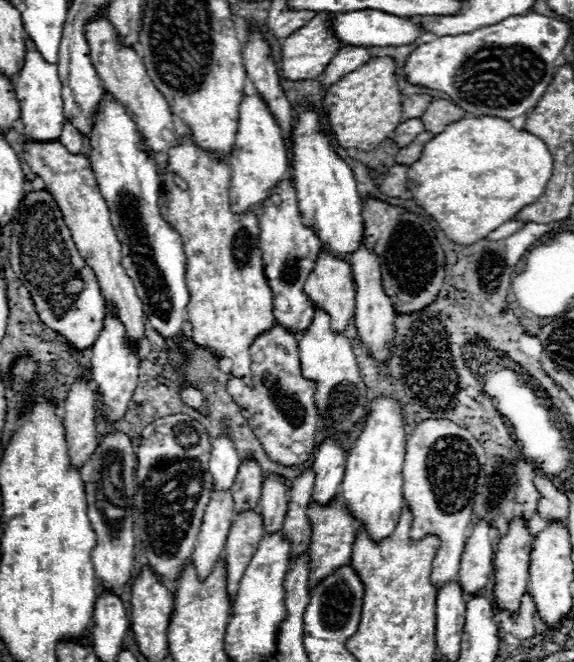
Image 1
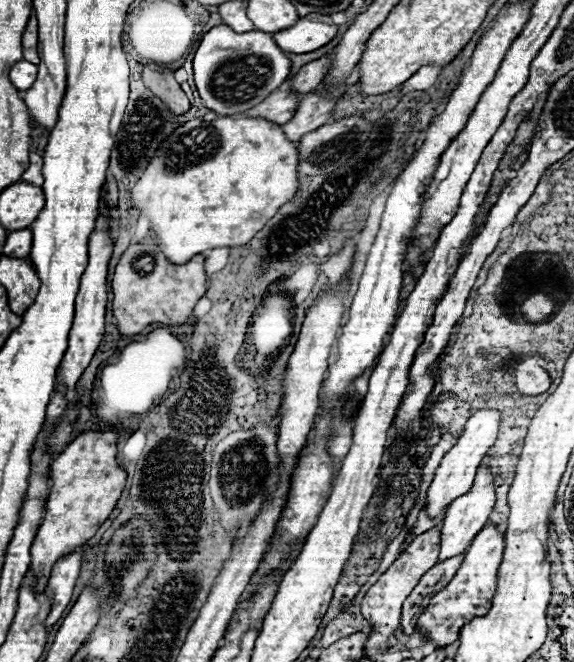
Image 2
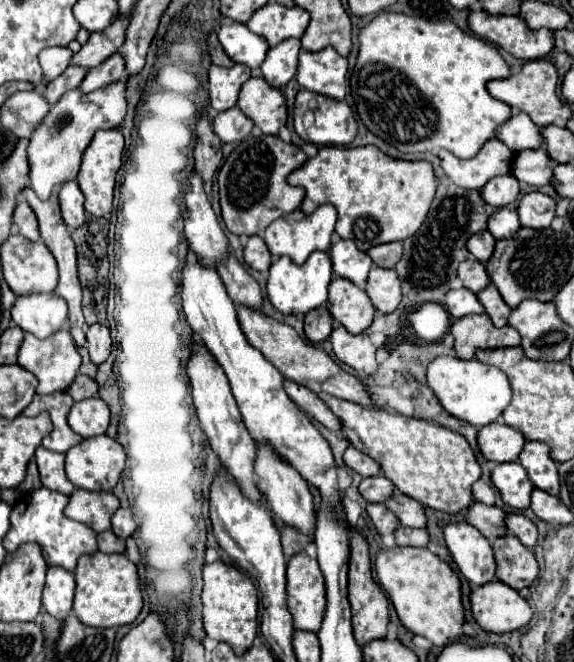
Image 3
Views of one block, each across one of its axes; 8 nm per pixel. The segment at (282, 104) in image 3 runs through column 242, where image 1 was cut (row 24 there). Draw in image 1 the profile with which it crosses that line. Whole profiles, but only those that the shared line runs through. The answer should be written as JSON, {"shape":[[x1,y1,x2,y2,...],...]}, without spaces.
{"shape":[[102,14,96,20,90,20,84,30,86,30,86,40,90,44,92,64,100,80,104,82,104,90,112,92,112,96,116,96,116,100,120,100,120,104,128,108,128,114,136,120,136,126,140,128,140,134,144,136,144,142,148,144,148,148,152,148,158,170,162,172,166,168,168,148,179,144,174,133,174,124,172,124,172,112,168,108,166,98,160,94,160,90,154,86,154,82,146,74,144,62,138,56,138,52,132,46,124,46,120,42,116,28,108,20,108,14]]}

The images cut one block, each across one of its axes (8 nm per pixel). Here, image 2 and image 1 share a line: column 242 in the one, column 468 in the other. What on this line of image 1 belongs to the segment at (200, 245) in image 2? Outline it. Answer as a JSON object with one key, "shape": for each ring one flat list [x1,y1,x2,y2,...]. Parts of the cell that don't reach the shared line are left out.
{"shape":[[472,116,450,124,424,146,420,160,416,160,408,170,408,190,416,204,420,204,438,222,450,240,456,244,474,244,504,222,512,220,524,206,532,204,544,192,552,176,552,168,554,158,542,138,516,130,510,120,498,116]]}

